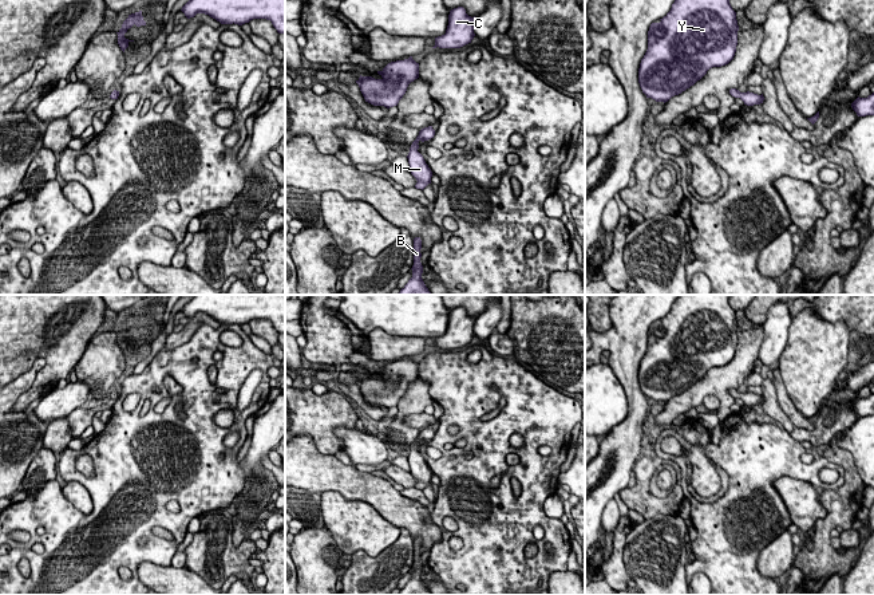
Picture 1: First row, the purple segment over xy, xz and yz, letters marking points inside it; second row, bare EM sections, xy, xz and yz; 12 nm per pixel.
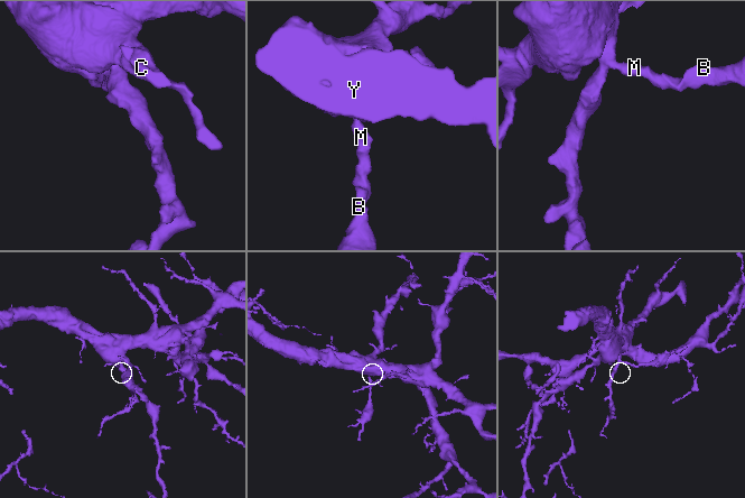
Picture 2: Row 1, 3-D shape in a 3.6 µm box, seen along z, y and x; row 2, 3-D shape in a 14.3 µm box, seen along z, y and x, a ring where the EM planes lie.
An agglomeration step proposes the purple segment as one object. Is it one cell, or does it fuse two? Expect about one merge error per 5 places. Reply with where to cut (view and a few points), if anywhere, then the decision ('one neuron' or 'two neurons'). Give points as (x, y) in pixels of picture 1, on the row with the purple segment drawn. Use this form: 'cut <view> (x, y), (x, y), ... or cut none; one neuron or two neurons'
cut none; one neuron

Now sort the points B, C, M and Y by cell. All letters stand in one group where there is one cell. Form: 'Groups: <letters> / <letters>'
Groups: B C M Y

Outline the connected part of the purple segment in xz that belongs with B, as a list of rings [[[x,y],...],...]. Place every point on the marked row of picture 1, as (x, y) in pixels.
[[[420,237],[414,239],[414,265],[412,265],[412,277],[408,283],[400,289],[399,295],[431,295],[428,288],[426,287],[422,273],[423,265],[420,263],[420,249],[422,249],[422,240]]]

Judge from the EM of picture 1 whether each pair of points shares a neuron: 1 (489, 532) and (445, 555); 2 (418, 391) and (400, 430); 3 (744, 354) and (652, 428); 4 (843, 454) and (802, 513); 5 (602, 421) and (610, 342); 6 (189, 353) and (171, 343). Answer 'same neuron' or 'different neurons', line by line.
1: same neuron
2: same neuron
3: different neurons
4: different neurons
5: different neurons
6: different neurons

